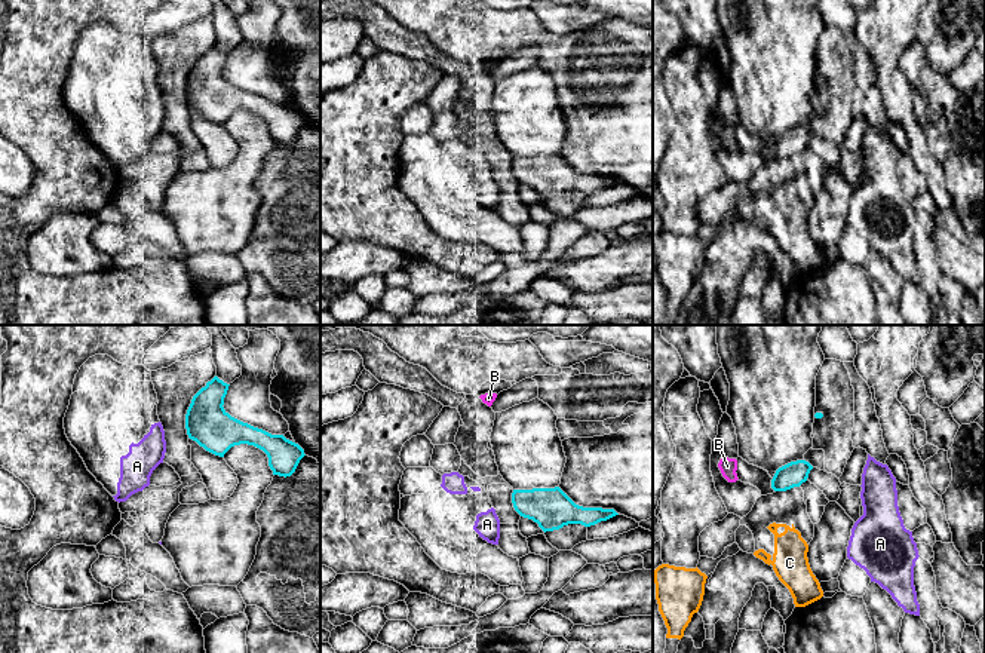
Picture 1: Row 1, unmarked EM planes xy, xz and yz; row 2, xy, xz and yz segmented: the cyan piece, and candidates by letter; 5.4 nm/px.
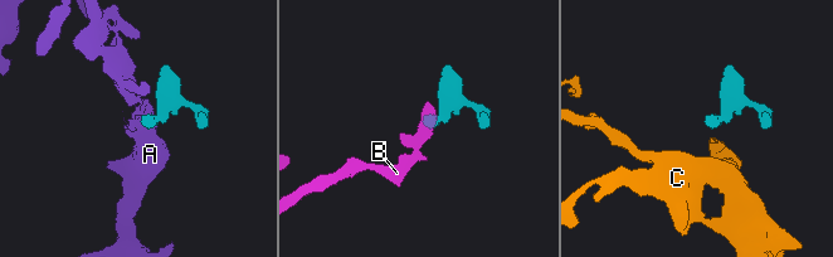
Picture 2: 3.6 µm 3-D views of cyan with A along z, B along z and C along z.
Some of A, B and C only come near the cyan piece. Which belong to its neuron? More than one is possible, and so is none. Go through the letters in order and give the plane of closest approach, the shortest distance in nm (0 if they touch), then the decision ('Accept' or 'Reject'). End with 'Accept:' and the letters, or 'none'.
A: Closest in xz. Distance 100 nm. Reject
B: Closest in yz. Distance 180 nm. Accept
C: Closest in yz. Distance 180 nm. Reject
Accept: B

